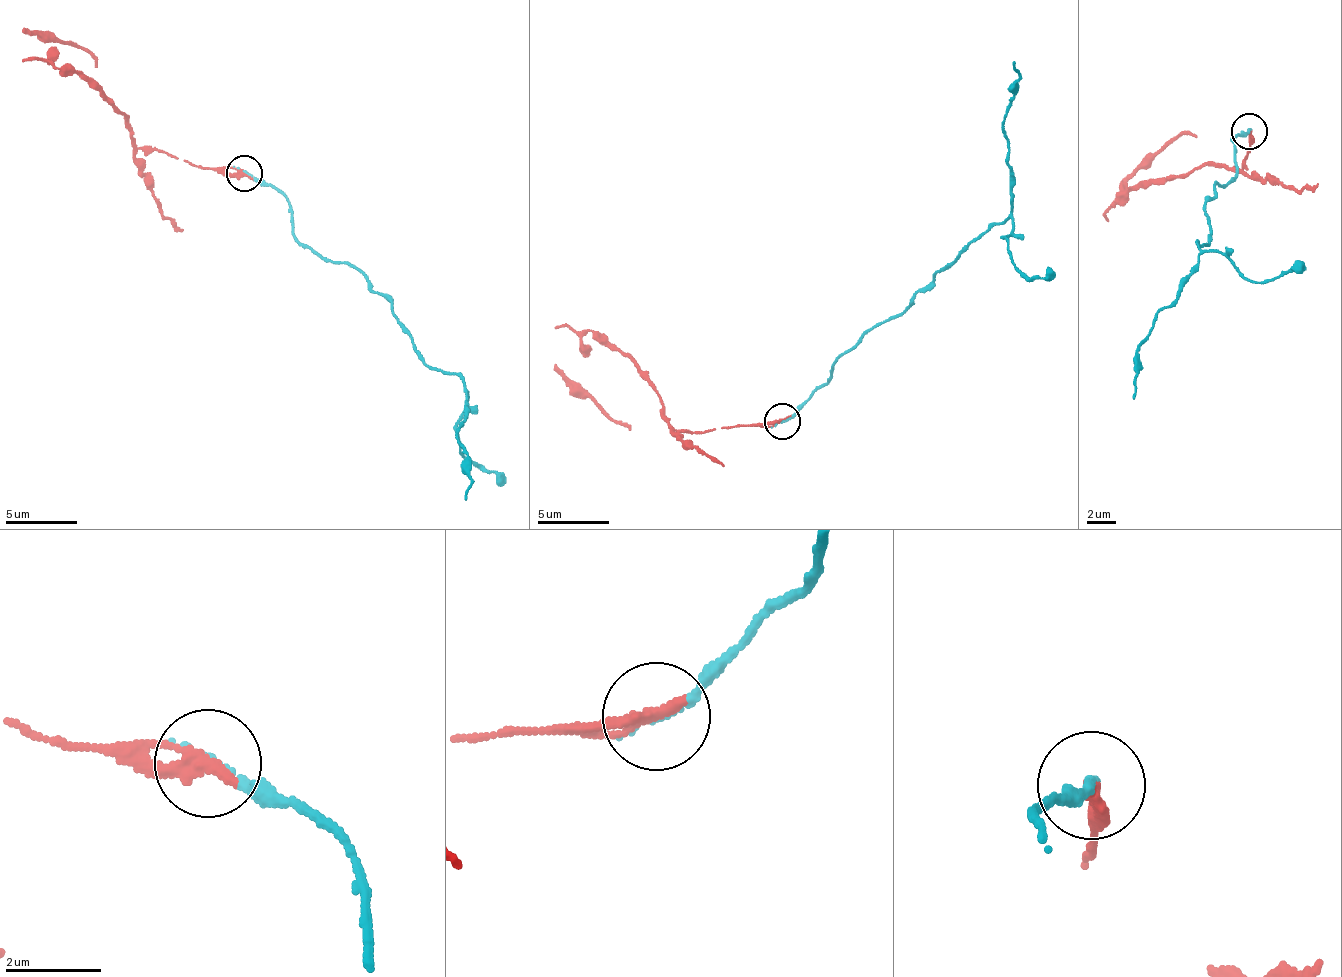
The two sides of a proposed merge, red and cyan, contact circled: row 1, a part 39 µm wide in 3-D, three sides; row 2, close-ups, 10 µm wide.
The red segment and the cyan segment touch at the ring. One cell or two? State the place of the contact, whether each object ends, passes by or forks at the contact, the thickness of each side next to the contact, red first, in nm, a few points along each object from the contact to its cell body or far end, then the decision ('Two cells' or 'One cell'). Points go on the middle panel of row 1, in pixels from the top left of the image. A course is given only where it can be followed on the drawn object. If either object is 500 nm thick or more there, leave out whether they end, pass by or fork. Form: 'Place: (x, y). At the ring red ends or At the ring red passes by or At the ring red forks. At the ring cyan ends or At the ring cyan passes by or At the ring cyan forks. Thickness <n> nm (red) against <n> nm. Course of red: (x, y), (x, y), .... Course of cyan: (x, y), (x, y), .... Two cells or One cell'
Place: (782, 421). At the ring red ends. At the ring cyan ends. Thickness 360 nm (red) against 120 nm. Course of red: (783, 420), (682, 432), (667, 424), (639, 363), (584, 333), (579, 382), (611, 418), (630, 430). Course of cyan: (783, 420), (824, 383), (833, 360), (1007, 217), (1013, 169), (1003, 132), (1020, 73), (1013, 60). Two cells

